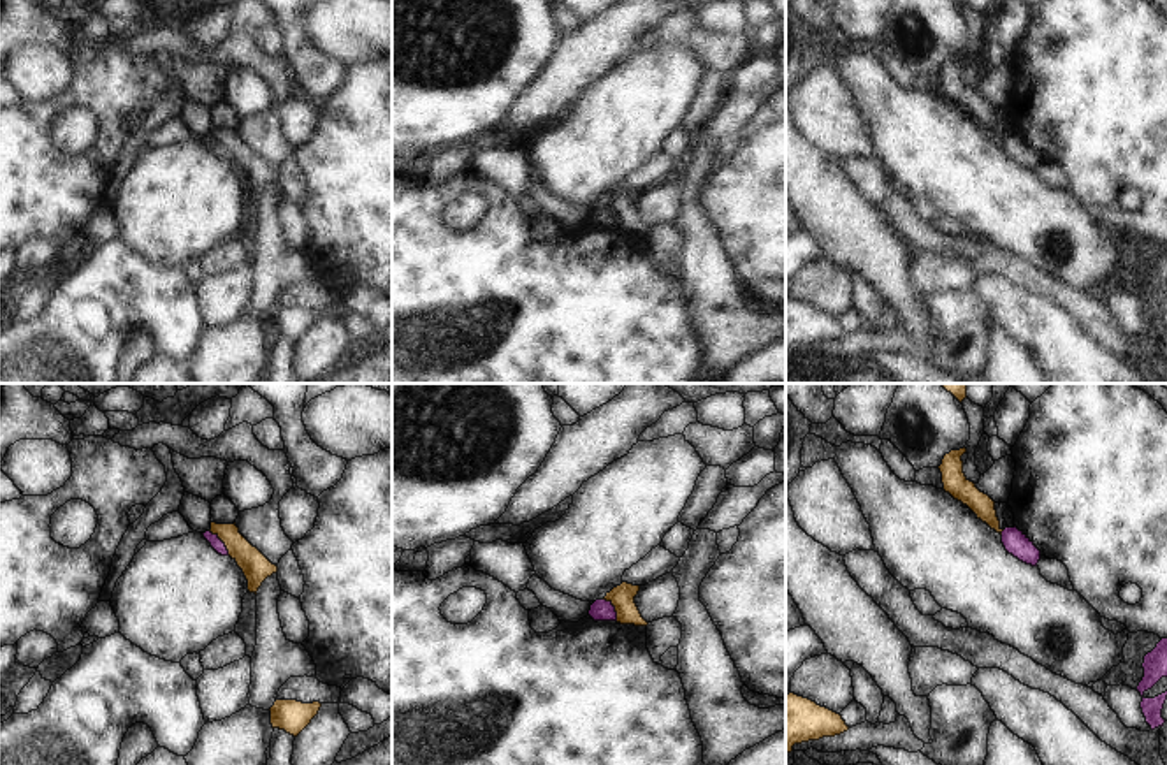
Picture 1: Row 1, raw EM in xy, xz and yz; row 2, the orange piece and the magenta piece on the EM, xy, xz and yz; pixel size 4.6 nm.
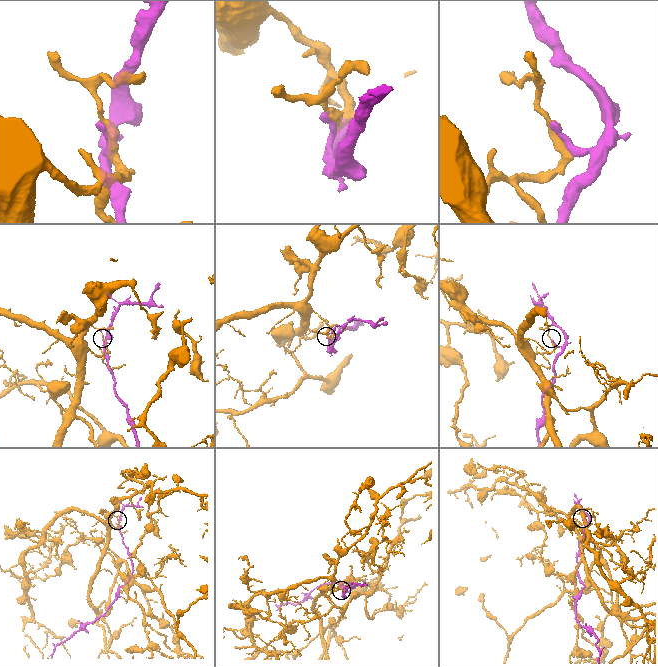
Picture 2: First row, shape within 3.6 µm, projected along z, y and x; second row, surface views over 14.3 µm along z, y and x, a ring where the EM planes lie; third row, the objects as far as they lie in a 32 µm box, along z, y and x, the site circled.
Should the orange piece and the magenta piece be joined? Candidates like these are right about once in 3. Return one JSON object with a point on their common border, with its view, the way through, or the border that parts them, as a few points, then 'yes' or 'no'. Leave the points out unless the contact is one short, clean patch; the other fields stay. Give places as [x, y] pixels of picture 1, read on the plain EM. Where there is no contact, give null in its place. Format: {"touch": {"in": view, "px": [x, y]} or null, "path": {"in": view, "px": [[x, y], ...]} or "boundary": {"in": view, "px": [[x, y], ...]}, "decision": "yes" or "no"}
{"touch": {"in": "xy", "px": [222, 146]}, "decision": "no"}

